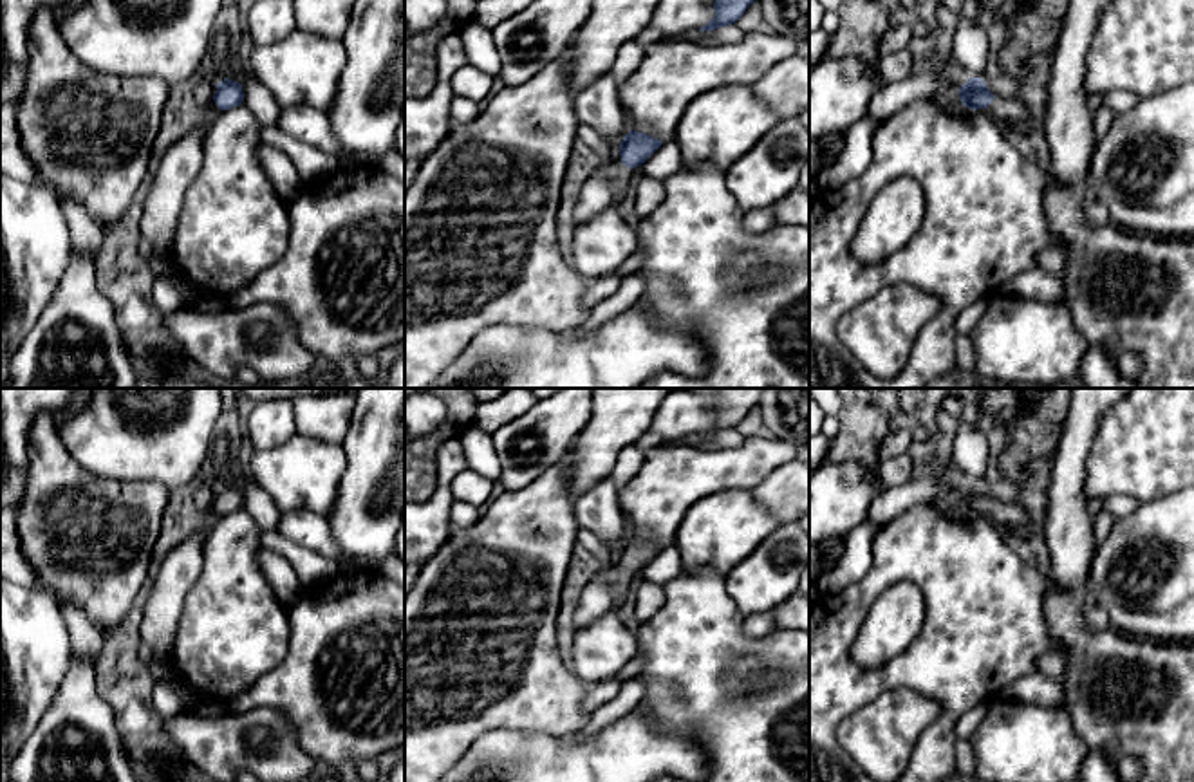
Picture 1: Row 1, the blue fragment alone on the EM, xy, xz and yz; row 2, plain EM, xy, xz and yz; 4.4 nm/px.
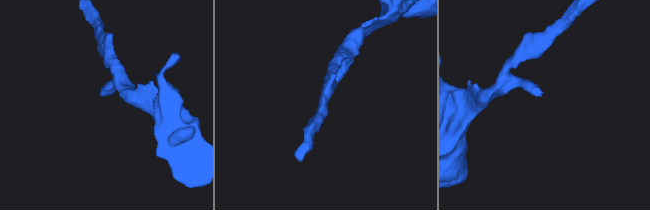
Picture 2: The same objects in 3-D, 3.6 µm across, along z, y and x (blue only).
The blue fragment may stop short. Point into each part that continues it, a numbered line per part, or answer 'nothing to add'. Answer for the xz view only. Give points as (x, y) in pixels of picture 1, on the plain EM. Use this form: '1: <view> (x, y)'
1: xz (616, 577)

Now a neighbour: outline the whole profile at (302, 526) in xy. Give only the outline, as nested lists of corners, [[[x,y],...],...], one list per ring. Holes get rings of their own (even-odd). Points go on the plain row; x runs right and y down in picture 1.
[[[309,509],[282,511],[276,531],[291,542],[303,545],[338,563],[340,571],[354,567],[332,540],[331,526],[325,517]]]

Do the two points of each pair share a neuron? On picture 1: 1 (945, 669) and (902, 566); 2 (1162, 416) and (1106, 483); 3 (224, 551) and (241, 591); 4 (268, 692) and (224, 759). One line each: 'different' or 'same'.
1: same
2: same
3: same
4: different

